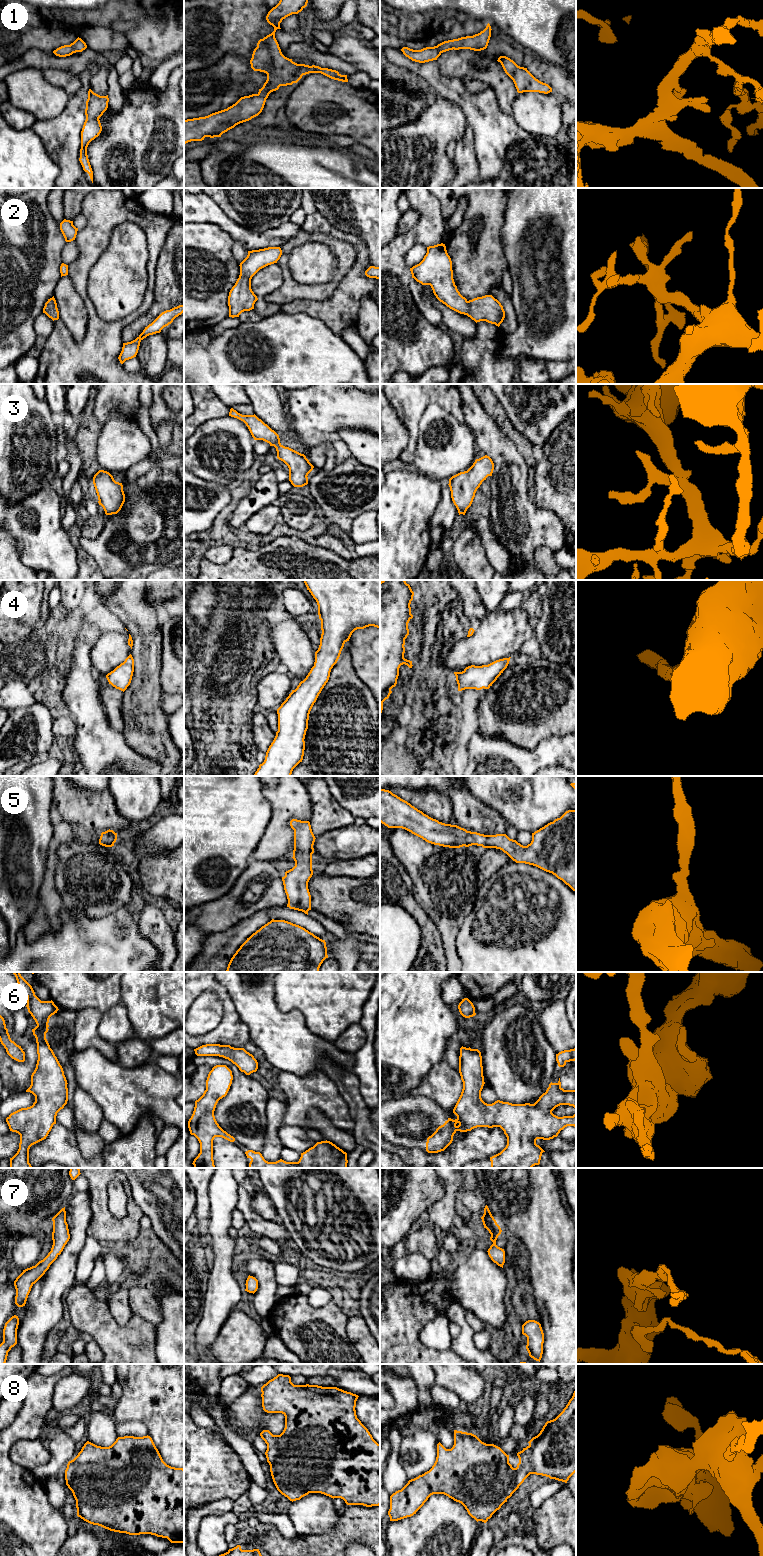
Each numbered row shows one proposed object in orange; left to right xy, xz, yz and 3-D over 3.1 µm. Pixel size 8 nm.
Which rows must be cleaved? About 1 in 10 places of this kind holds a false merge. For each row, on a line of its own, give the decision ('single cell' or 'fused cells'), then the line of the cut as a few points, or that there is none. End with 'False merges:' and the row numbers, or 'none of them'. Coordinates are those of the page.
1: single cell | no cut
2: single cell | no cut
3: single cell | no cut
4: single cell | no cut
5: single cell | no cut
6: single cell | no cut
7: single cell | no cut
8: single cell | no cut
False merges: none of them

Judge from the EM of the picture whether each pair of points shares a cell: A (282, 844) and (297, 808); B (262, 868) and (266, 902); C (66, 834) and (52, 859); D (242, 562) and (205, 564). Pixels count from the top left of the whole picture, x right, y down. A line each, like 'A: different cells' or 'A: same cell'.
A: same cell
B: same cell
C: same cell
D: same cell

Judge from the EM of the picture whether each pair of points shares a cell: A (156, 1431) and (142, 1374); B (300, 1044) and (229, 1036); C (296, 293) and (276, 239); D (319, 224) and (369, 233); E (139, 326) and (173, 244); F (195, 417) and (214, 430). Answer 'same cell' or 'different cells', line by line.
A: same cell
B: different cells
C: different cells
D: different cells
E: same cell
F: different cells

